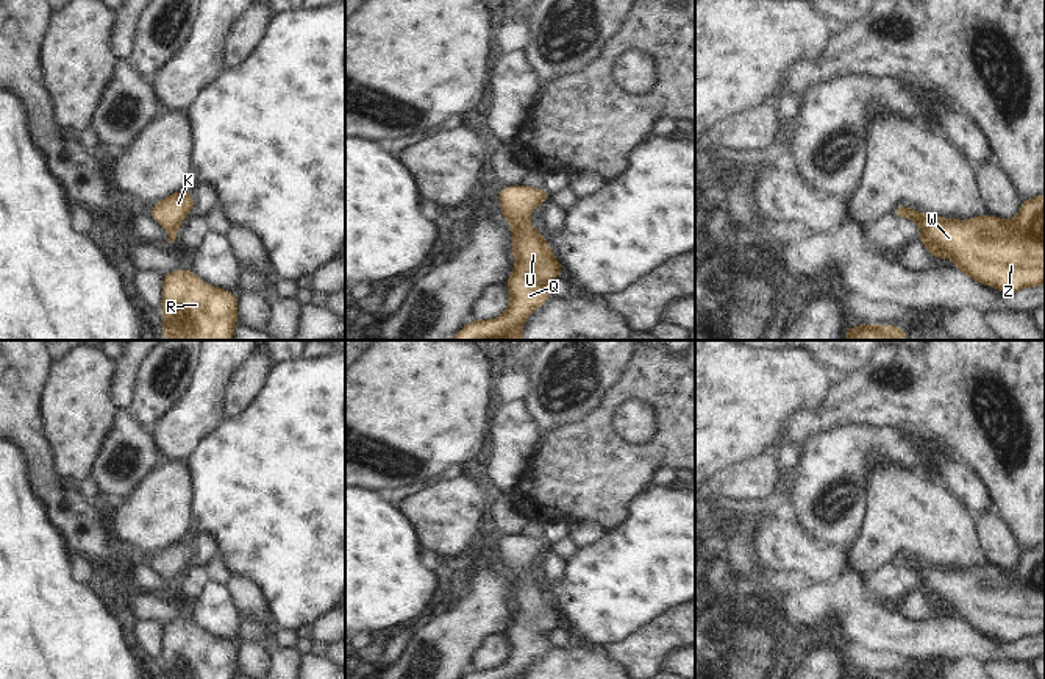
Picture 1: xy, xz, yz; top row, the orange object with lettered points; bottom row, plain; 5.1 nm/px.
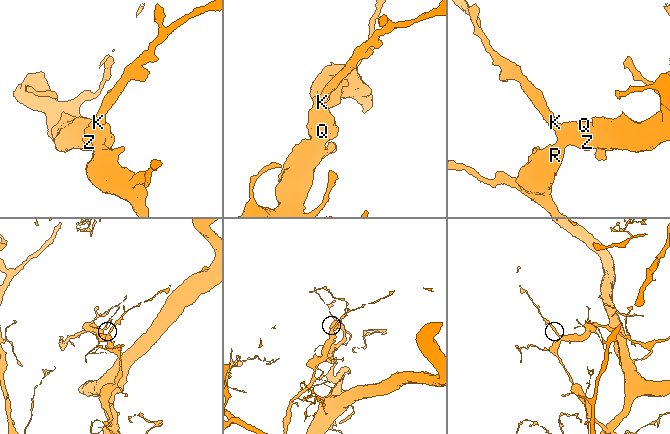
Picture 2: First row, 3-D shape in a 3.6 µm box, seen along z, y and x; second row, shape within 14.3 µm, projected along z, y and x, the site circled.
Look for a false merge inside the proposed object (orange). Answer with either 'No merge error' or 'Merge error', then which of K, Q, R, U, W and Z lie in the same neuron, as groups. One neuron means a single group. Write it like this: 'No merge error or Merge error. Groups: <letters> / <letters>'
No merge error. Groups: K Q R U W Z

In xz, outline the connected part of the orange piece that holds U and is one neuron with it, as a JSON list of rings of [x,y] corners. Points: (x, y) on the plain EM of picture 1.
[[[522,534],[500,539],[497,548],[501,567],[512,574],[515,618],[505,631],[511,651],[500,667],[469,670],[462,679],[522,679],[528,665],[550,651],[545,634],[565,624],[542,582],[530,574],[530,562],[550,546],[547,539],[537,540]]]

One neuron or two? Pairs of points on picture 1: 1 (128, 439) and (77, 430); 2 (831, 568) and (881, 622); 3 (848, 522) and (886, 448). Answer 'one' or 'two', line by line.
1: two
2: two
3: one

